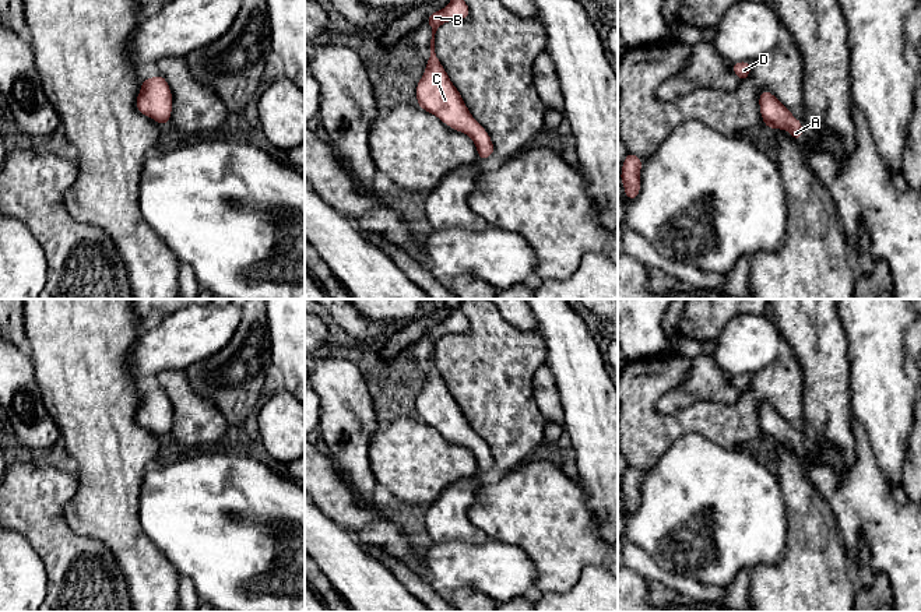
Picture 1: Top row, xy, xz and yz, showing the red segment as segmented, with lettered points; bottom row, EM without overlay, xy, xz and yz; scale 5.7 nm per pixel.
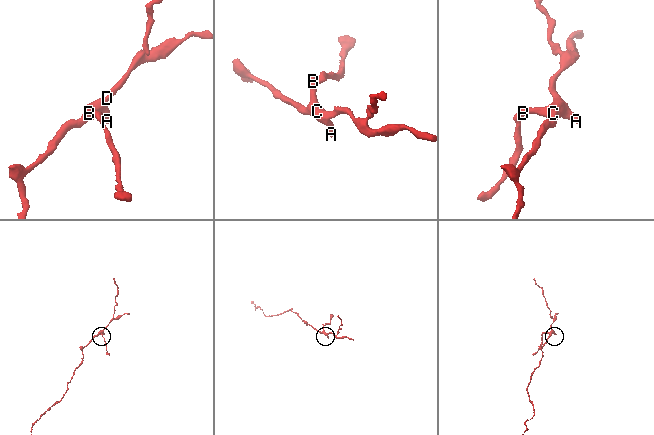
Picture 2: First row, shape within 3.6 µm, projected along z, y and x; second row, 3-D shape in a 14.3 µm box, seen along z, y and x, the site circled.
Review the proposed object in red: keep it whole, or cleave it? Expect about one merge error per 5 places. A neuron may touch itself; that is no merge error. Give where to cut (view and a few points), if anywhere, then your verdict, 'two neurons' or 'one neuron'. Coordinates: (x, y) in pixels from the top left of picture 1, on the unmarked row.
cut none; one neuron

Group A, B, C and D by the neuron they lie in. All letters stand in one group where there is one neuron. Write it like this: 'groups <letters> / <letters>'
groups A B C D

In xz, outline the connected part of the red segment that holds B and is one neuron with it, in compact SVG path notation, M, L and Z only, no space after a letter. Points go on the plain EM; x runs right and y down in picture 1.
M461 307L450 312L449 319L432 326L426 335L432 341L430 369L426 383L415 401L418 419L439 430L444 437L470 449L477 460L481 474L495 465L488 444L472 430L460 404L450 394L444 380L435 366L435 347L447 334L464 333L471 324Z

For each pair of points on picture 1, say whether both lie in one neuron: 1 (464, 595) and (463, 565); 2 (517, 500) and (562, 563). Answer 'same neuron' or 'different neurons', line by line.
1: different neurons
2: same neuron

